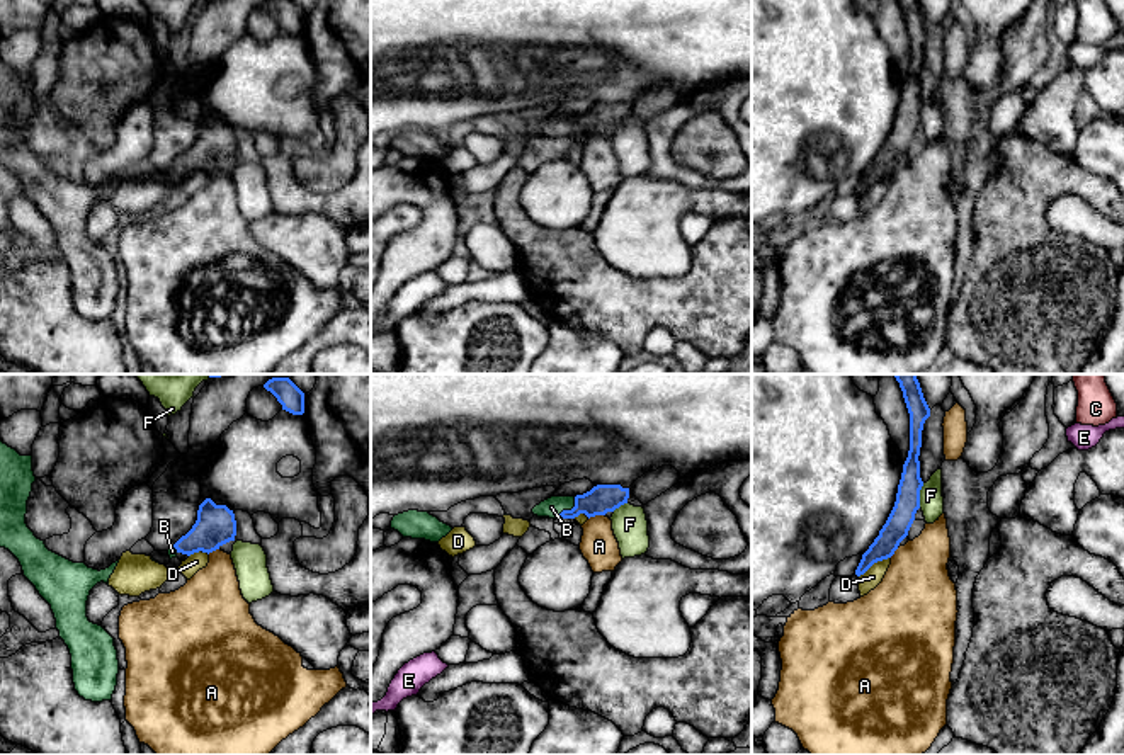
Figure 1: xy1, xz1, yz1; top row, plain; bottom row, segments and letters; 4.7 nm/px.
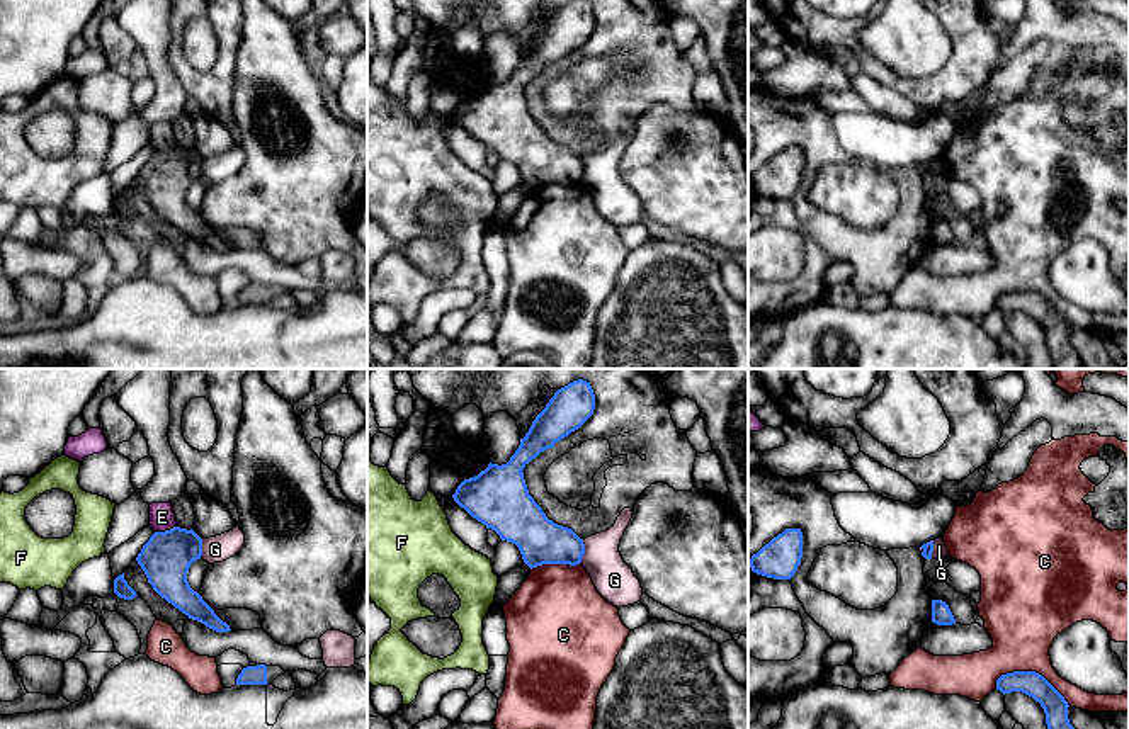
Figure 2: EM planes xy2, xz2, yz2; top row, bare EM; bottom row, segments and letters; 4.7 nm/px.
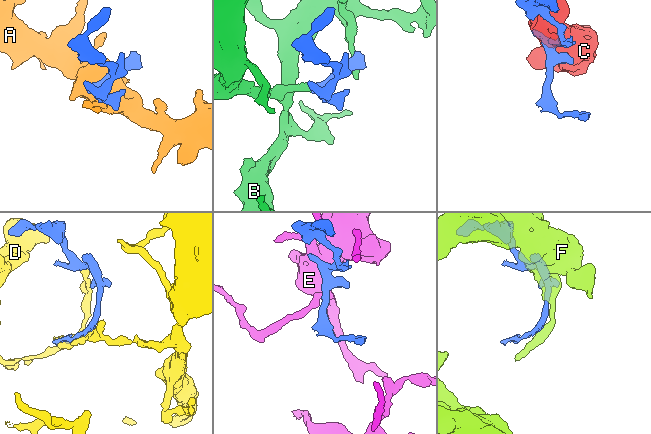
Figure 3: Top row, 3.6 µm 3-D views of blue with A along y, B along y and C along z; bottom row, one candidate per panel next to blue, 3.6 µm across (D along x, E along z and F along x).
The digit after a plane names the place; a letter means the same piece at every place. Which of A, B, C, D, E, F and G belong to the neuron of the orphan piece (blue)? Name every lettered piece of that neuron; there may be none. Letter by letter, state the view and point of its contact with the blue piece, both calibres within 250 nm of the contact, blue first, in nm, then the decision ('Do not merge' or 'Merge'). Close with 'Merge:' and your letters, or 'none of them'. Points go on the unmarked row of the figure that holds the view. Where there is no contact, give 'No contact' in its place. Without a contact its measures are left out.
A: Touches blue at xz1 (596, 133). Thickness 140 nm (blue) against 180 nm. Do not merge
B: Touches blue at xz1 (572, 128). Thickness 140 nm (blue) against 90 nm. Merge
C: Touches blue at yz2 (1034, 291). Thickness 120 nm (blue) against 340 nm. Do not merge
D: Touches blue at yz1 (874, 181). Thickness 120 nm (blue) against 90 nm. Do not merge
E: Touches blue at xy2 (165, 150). Thickness 240 nm (blue) against 120 nm. Do not merge
F: Touches blue at yz1 (919, 114). Thickness 120 nm (blue) against 110 nm. Do not merge
G: Touches blue at xz2 (584, 172). Thickness 220 nm (blue) against 190 nm. Do not merge
Merge: B

